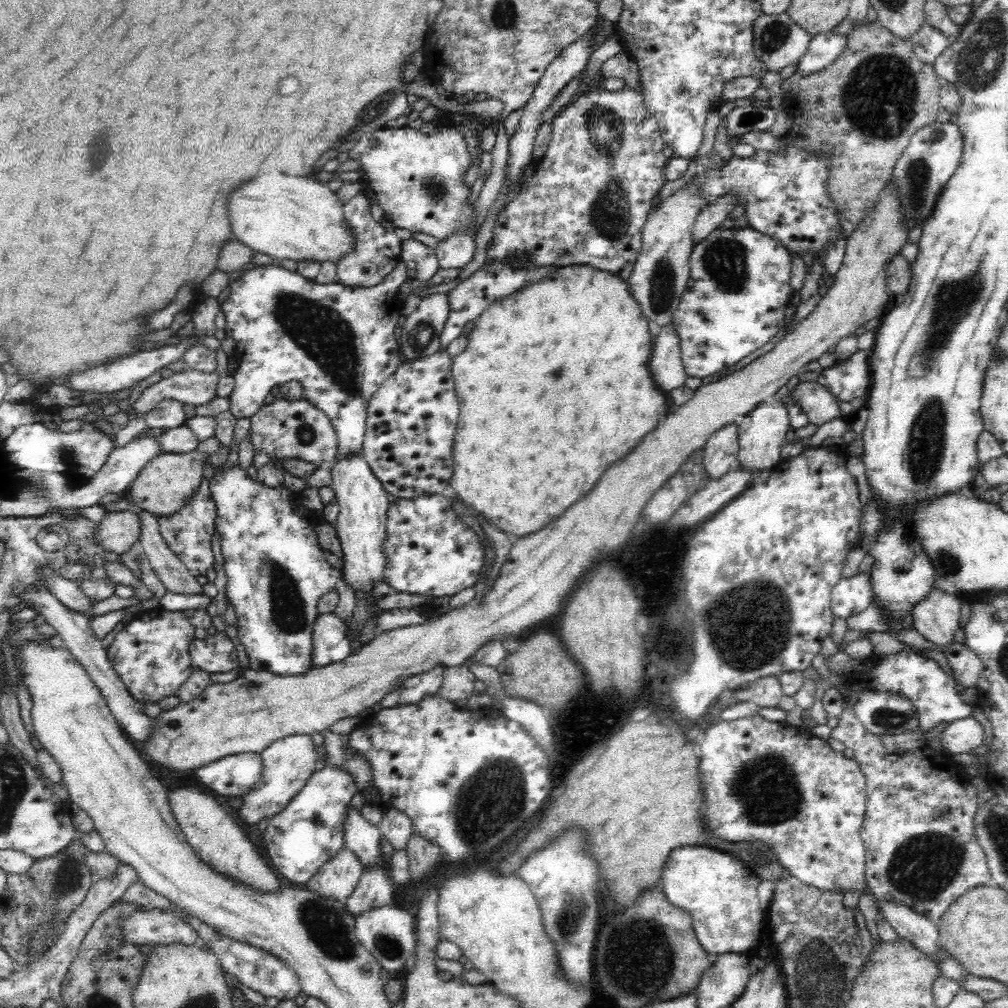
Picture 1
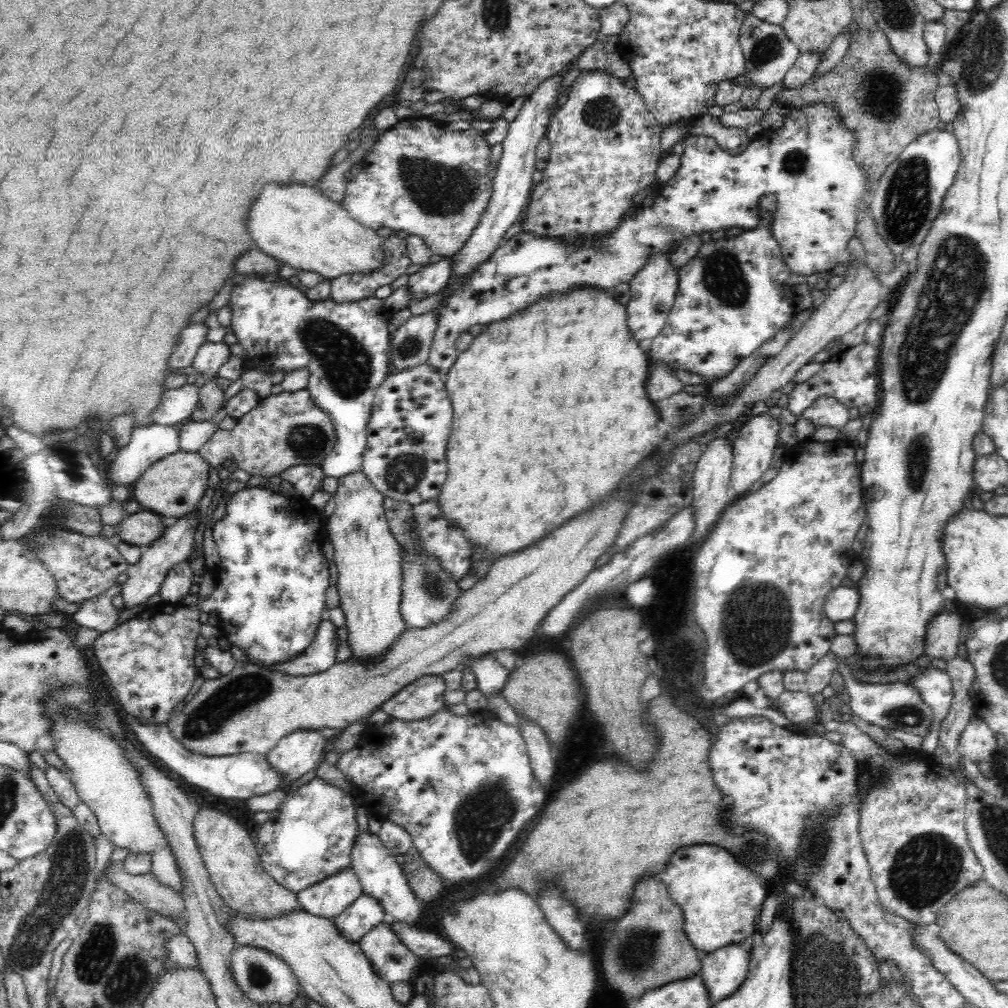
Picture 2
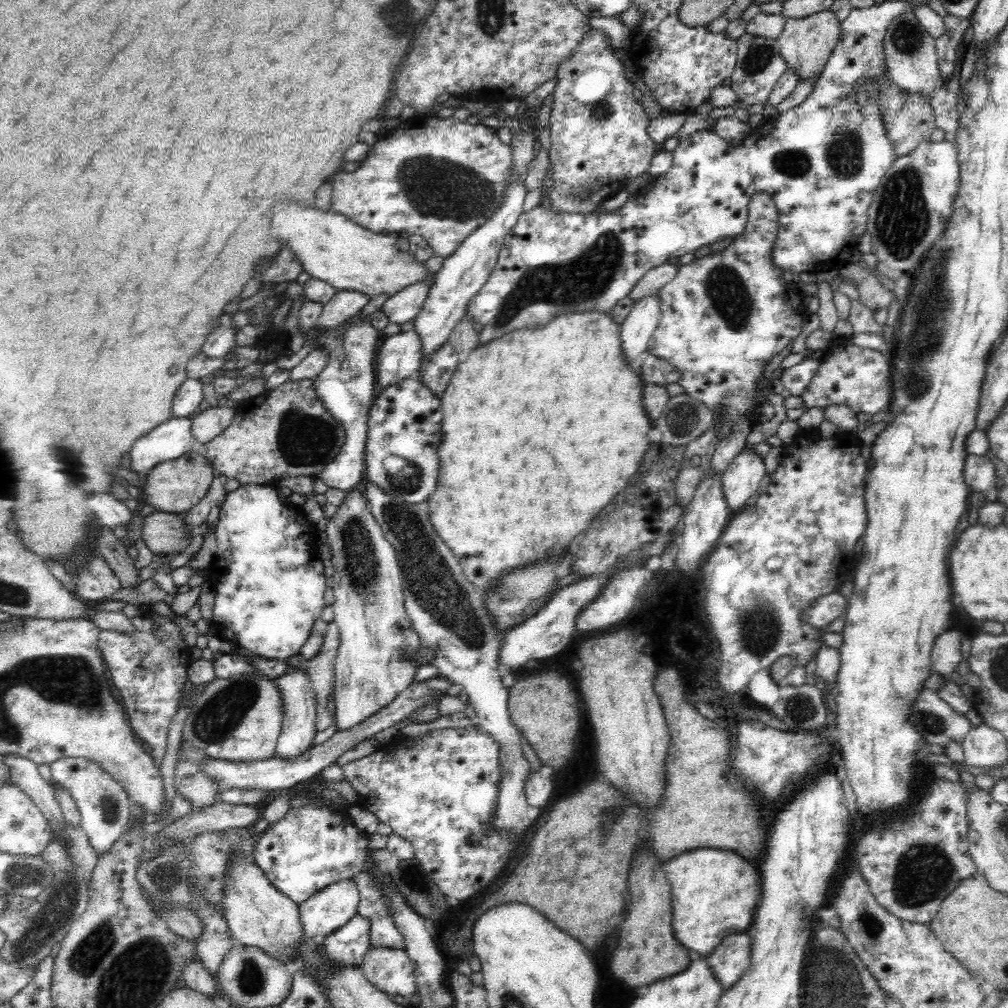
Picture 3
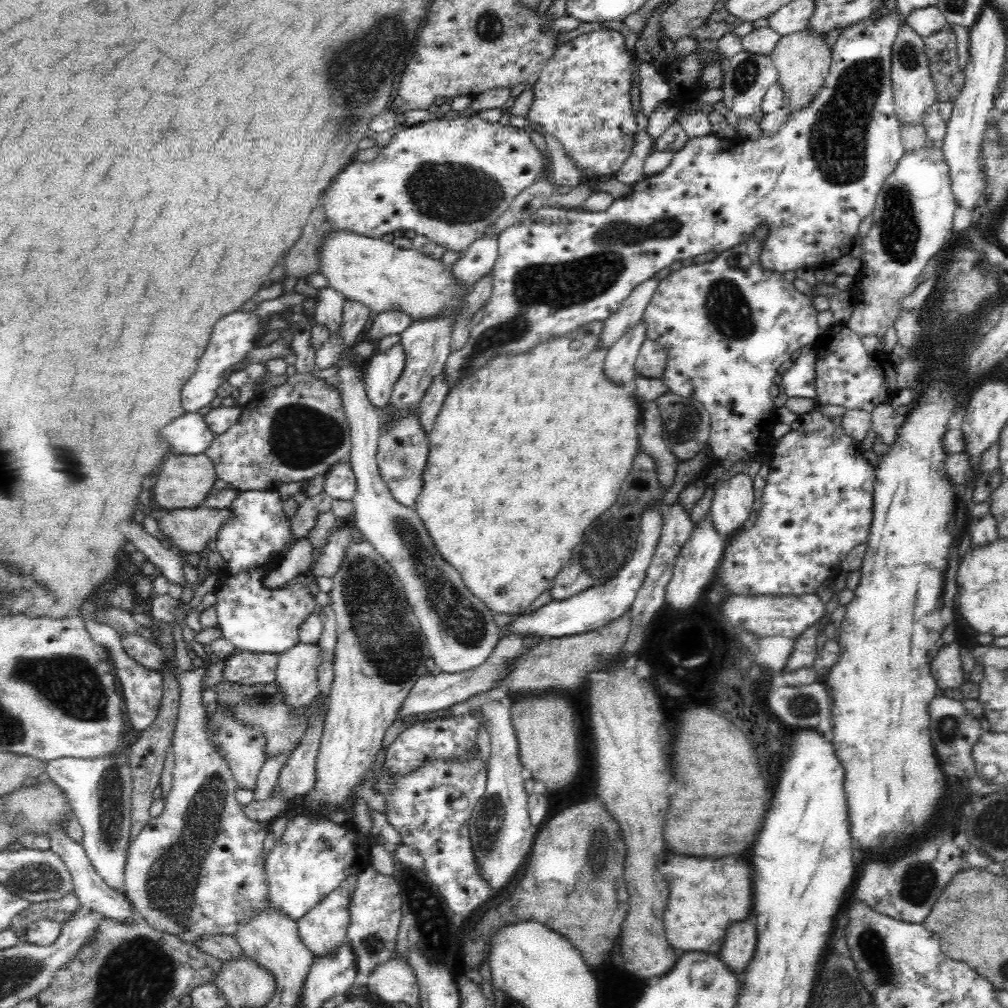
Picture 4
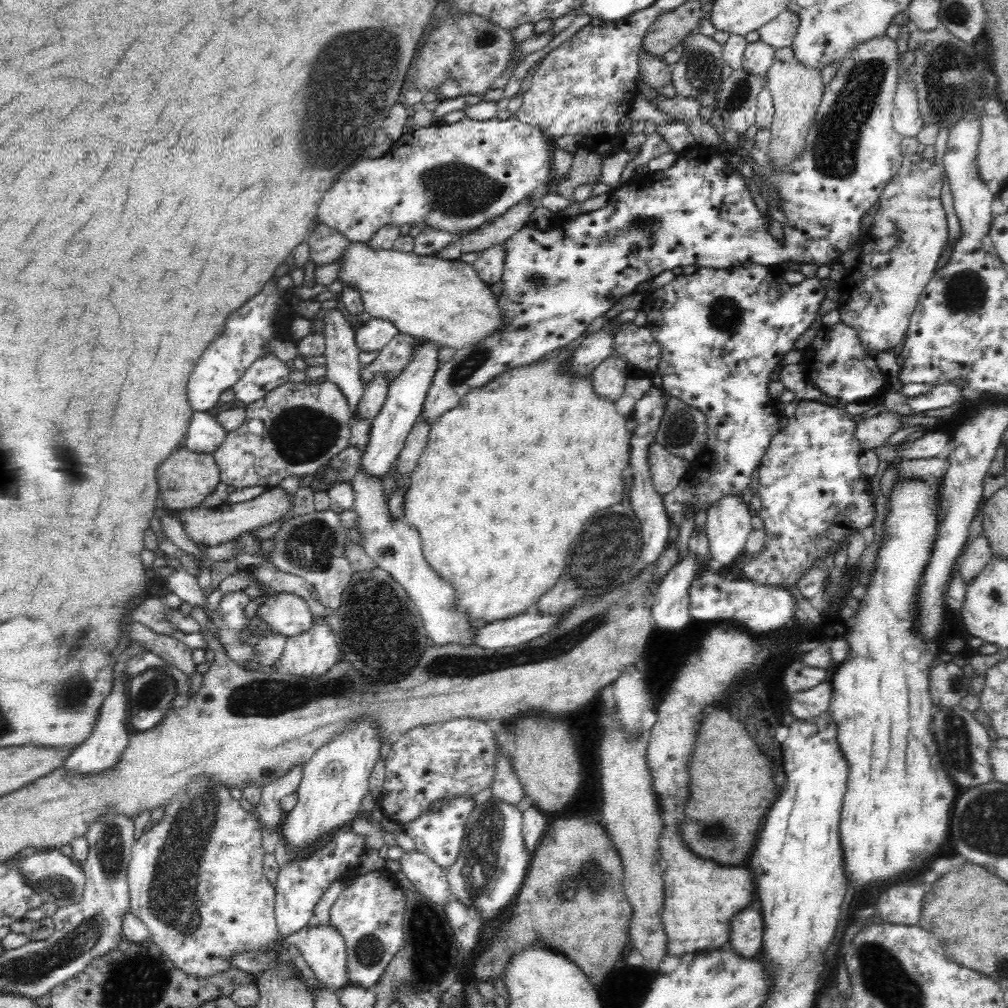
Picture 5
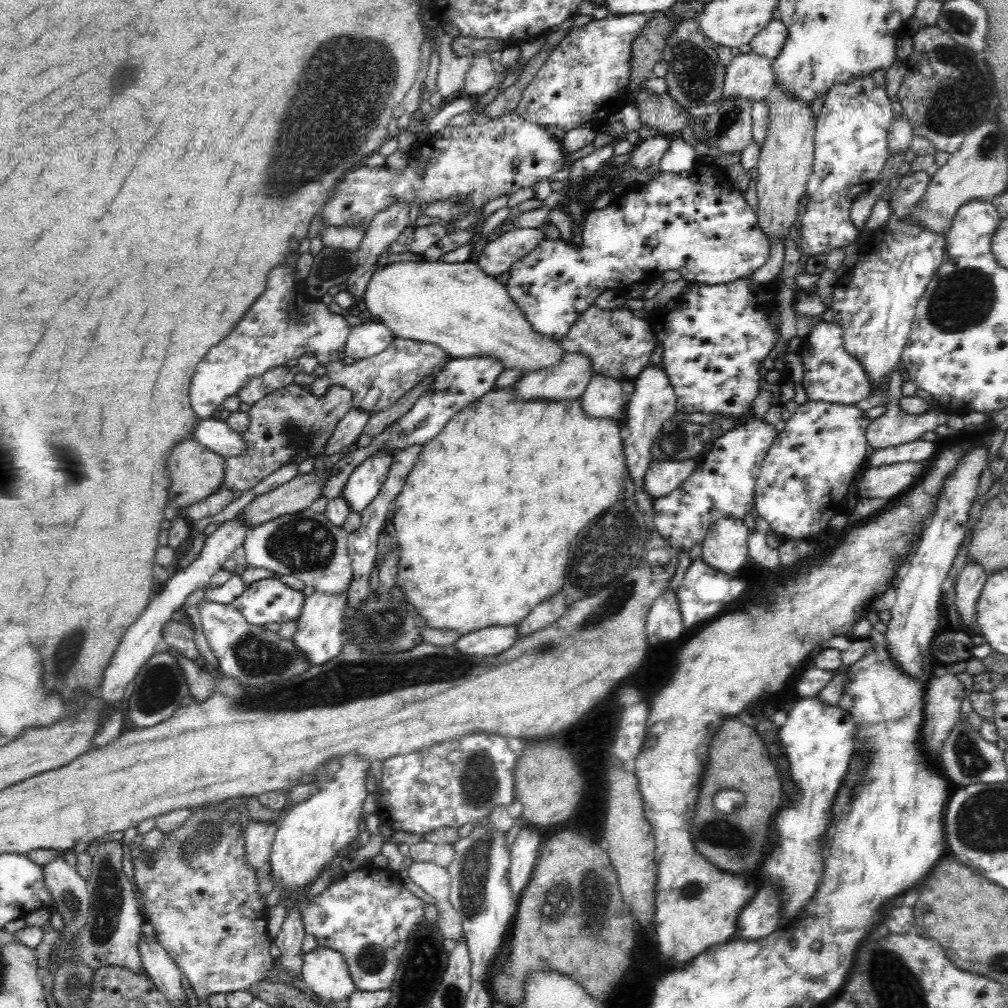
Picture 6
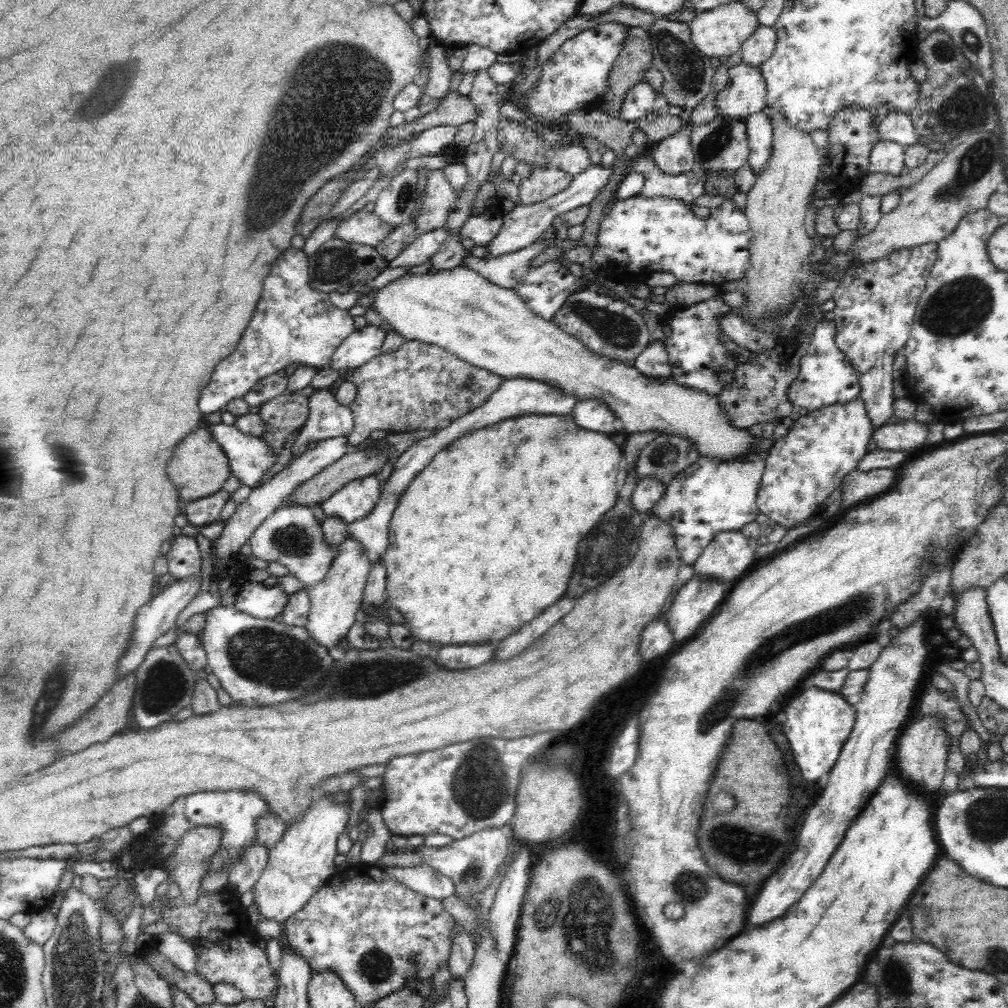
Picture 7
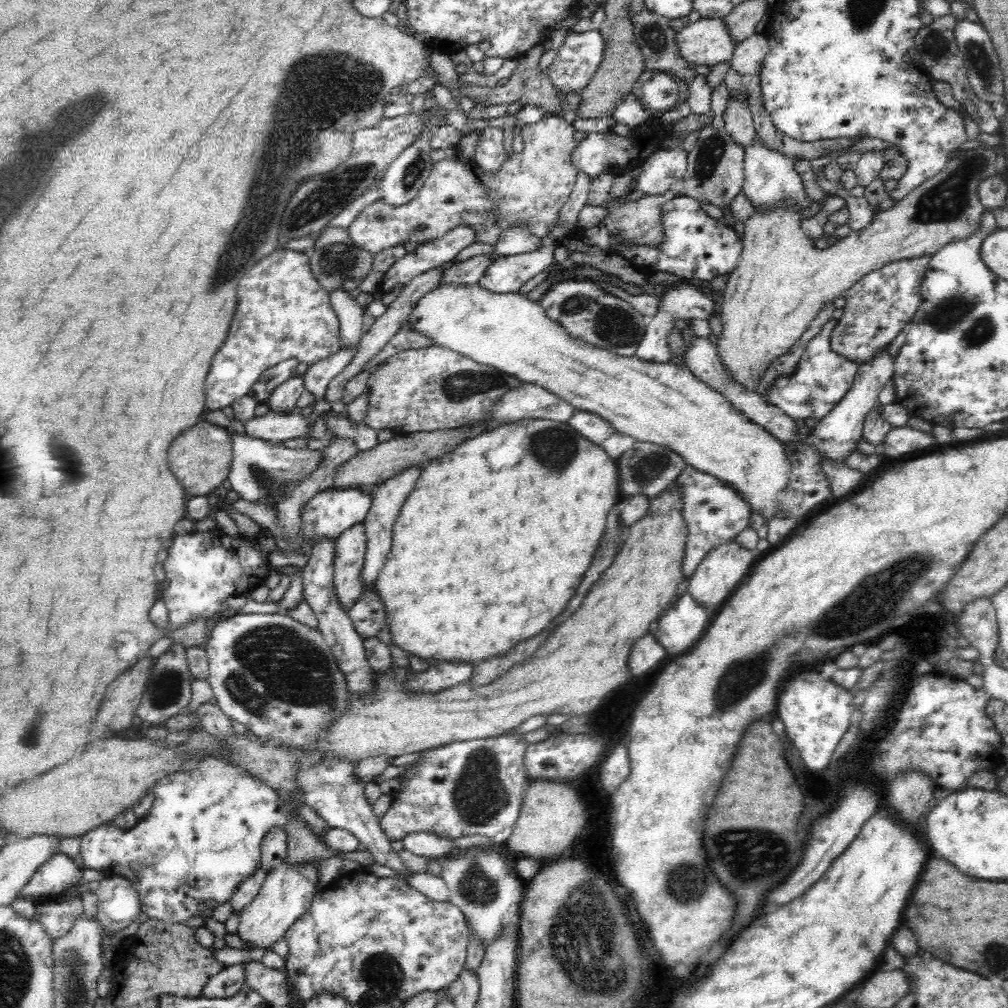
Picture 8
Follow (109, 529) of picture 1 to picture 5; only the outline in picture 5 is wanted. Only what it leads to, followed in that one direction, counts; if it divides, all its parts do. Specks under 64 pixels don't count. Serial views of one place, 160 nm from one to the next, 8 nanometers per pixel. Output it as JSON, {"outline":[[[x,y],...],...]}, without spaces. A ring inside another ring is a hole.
{"outline":[[[276,486],[267,489],[258,498],[243,503],[224,502],[216,508],[198,506],[193,509],[182,510],[179,521],[193,543],[197,545],[203,542],[207,546],[216,546],[216,544],[237,539],[241,534],[262,528],[262,526],[268,526],[268,524],[286,517],[292,508],[293,496],[294,494],[289,494],[282,487]]]}

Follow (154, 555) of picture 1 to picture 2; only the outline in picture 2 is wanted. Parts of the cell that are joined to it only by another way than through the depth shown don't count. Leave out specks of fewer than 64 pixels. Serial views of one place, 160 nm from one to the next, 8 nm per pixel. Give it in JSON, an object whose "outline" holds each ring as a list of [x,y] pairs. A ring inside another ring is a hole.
{"outline":[[[187,561],[175,564],[159,588],[161,602],[177,605],[182,597],[188,595],[188,590],[193,584],[193,576]]]}

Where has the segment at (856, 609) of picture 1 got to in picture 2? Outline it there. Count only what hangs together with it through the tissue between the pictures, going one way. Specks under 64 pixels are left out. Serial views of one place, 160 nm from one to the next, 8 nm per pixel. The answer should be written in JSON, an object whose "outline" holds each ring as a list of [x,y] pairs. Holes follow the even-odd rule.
{"outline":[[[839,586],[832,589],[824,600],[824,616],[833,623],[850,620],[858,606],[858,591],[855,587]]]}

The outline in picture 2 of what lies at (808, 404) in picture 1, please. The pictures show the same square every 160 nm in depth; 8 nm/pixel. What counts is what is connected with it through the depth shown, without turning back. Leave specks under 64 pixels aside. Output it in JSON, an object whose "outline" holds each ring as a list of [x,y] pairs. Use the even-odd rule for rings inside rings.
{"outline":[[[823,396],[816,399],[797,418],[811,420],[816,428],[832,427],[843,430],[850,420],[848,410],[849,408],[845,404],[838,402],[835,398]]]}

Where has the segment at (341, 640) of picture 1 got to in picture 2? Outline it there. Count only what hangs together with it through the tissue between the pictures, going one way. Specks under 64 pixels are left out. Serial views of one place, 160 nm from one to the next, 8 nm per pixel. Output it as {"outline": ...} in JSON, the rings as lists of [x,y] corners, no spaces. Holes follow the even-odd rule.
{"outline":[[[324,617],[320,621],[320,625],[316,631],[316,635],[314,641],[308,646],[308,648],[304,649],[304,653],[296,656],[294,659],[291,659],[287,662],[280,662],[279,664],[269,666],[269,665],[256,665],[256,663],[252,663],[244,652],[241,649],[234,648],[232,645],[225,645],[234,655],[234,658],[237,663],[240,664],[255,664],[255,666],[259,666],[260,668],[264,668],[265,670],[270,670],[271,672],[276,672],[277,674],[282,674],[284,676],[292,676],[293,678],[298,678],[300,676],[312,676],[314,674],[324,674],[328,668],[331,668],[335,664],[336,652],[338,649],[338,634],[337,627],[328,620],[328,618]]]}

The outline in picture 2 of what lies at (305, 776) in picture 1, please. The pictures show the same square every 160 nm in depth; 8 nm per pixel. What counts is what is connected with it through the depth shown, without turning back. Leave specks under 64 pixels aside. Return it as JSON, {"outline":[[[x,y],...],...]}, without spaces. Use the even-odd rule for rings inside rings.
{"outline":[[[308,728],[308,730],[292,730],[290,734],[287,734],[276,743],[276,746],[268,752],[267,760],[270,767],[280,771],[280,775],[286,779],[282,783],[282,789],[288,786],[290,782],[294,782],[297,778],[318,767],[326,752],[324,749],[326,740],[327,738],[320,734],[320,729]]]}

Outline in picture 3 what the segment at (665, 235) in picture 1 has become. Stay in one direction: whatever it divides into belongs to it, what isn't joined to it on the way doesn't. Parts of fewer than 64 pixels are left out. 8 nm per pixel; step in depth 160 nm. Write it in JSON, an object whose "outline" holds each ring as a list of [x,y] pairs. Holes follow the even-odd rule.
{"outline":[[[655,296],[638,301],[620,326],[620,351],[626,363],[634,365],[660,322],[660,303]]]}

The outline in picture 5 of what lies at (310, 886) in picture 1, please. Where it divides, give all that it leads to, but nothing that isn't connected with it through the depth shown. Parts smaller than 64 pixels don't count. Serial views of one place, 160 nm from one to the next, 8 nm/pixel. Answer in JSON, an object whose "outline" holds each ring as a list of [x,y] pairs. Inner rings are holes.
{"outline":[[[330,923],[325,926],[318,926],[316,924],[313,927],[308,927],[306,925],[301,931],[291,934],[290,937],[286,937],[282,942],[279,942],[278,948],[274,946],[274,951],[279,955],[284,954],[291,944],[300,949],[314,977],[324,984],[326,988],[340,992],[340,990],[350,984],[347,973],[347,946],[344,939],[342,939],[338,931]]]}

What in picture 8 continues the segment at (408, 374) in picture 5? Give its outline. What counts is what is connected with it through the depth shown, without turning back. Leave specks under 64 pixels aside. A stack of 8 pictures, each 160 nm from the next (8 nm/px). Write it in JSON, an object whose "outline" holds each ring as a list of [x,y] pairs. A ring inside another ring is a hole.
{"outline":[[[328,488],[316,492],[300,510],[300,530],[298,537],[302,542],[316,543],[328,539],[335,541],[347,528],[366,518],[371,507],[370,495],[356,489]]]}

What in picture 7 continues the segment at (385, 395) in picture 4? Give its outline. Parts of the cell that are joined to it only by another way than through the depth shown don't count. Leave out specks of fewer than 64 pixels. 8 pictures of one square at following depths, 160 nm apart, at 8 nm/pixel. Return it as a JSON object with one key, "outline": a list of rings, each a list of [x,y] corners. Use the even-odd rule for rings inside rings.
{"outline":[[[346,437],[317,441],[314,448],[306,449],[306,452],[293,457],[283,470],[274,474],[268,482],[252,489],[249,496],[237,505],[235,512],[227,520],[220,538],[212,542],[211,550],[213,550],[215,556],[224,562],[224,560],[228,560],[228,558],[238,554],[238,548],[252,536],[252,533],[268,518],[269,514],[272,514],[284,504],[296,487],[316,476],[316,474],[336,462],[346,452],[348,452]],[[200,577],[197,579],[184,579],[183,581],[171,581],[148,604],[140,607],[135,618],[132,644],[127,649],[128,654],[120,660],[120,666],[118,666],[118,679],[122,679],[126,674],[138,669],[156,639],[166,634],[176,625],[176,618],[179,612],[182,612],[184,606],[199,593],[200,582]]]}

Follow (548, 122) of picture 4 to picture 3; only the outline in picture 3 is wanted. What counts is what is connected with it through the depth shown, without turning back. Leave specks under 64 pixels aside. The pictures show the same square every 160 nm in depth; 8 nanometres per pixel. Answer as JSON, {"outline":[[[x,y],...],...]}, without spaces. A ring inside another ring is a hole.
{"outline":[[[590,29],[582,38],[576,50],[572,50],[556,68],[556,86],[552,90],[552,102],[548,121],[548,133],[551,138],[552,150],[549,157],[554,170],[554,190],[546,193],[549,206],[556,213],[593,214],[600,212],[603,200],[611,194],[626,188],[627,183],[639,174],[647,172],[652,158],[657,154],[656,146],[648,138],[646,126],[648,116],[632,91],[635,85],[628,82],[624,75],[624,65],[615,57],[615,49],[611,40],[602,30]]]}

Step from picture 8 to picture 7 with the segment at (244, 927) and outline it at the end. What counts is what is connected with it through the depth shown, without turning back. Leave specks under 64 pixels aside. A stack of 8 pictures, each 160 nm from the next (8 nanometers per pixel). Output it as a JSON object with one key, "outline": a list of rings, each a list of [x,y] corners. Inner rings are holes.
{"outline":[[[318,797],[299,821],[287,827],[279,844],[269,850],[266,868],[253,888],[254,905],[266,923],[274,921],[284,926],[288,918],[300,912],[312,895],[338,871],[334,863],[336,836],[344,830],[347,816],[348,811],[342,805]]]}

